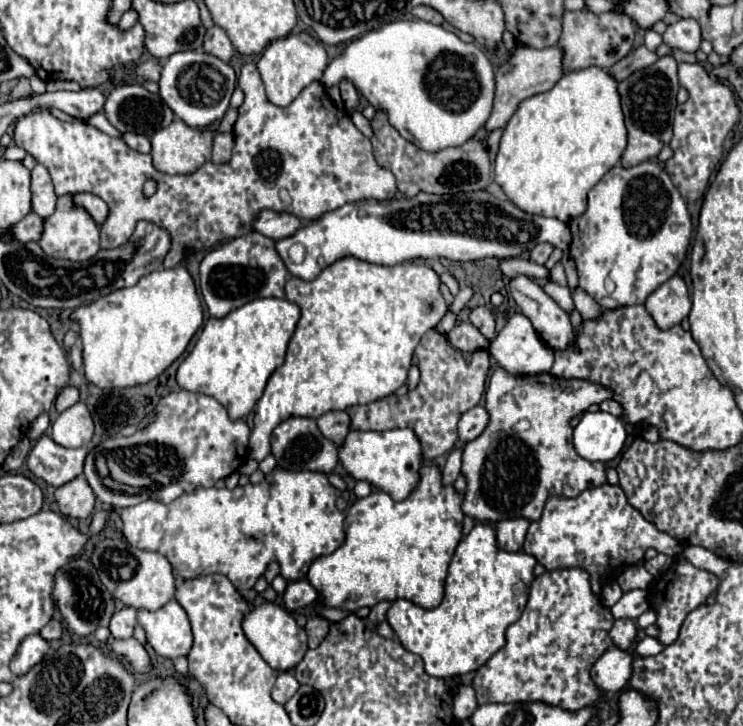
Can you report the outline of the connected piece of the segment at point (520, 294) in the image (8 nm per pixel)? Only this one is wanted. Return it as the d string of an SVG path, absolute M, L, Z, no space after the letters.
M516 276L510 282L510 294L522 314L532 320L538 336L554 350L566 350L576 338L568 314L530 278Z

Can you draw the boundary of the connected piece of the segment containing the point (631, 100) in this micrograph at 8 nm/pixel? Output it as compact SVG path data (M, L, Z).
M662 56L652 66L636 70L626 80L618 84L618 94L622 100L622 112L628 130L628 146L622 154L622 166L630 168L644 160L656 158L662 146L666 146L672 138L672 114L676 108L676 92L678 92L678 62L674 56Z

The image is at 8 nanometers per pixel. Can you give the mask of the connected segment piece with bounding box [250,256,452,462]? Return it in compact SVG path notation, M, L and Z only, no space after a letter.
M346 256L346 258L340 258L336 260L332 266L326 266L318 278L306 282L306 280L300 280L300 278L288 278L286 282L286 300L298 304L302 316L298 320L298 326L296 326L296 332L294 336L290 338L290 344L288 344L288 354L286 354L286 360L282 366L278 366L268 384L266 384L266 390L262 394L262 398L258 400L256 404L256 414L254 414L254 428L252 428L252 434L250 434L250 456L256 460L256 462L262 462L268 454L270 454L270 434L272 430L284 422L284 418L290 418L290 416L306 416L306 418L318 418L330 410L346 410L354 404L368 404L368 402L376 402L380 398L386 398L390 394L394 394L404 382L406 382L406 376L408 376L408 368L412 366L412 354L420 342L420 338L432 330L442 318L444 314L452 312L452 304L446 304L446 300L442 298L440 294L440 278L438 274L428 268L422 260L412 260L402 262L402 264L396 264L396 266L378 266L378 264L370 264L370 262L364 262L364 260L358 260L354 256Z

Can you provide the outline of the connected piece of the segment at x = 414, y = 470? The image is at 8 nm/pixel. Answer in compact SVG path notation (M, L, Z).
M410 428L404 430L386 430L386 432L348 432L344 446L340 448L340 460L344 468L356 478L366 480L378 490L392 494L396 500L408 498L420 480L420 466L424 464L424 454L420 440Z

